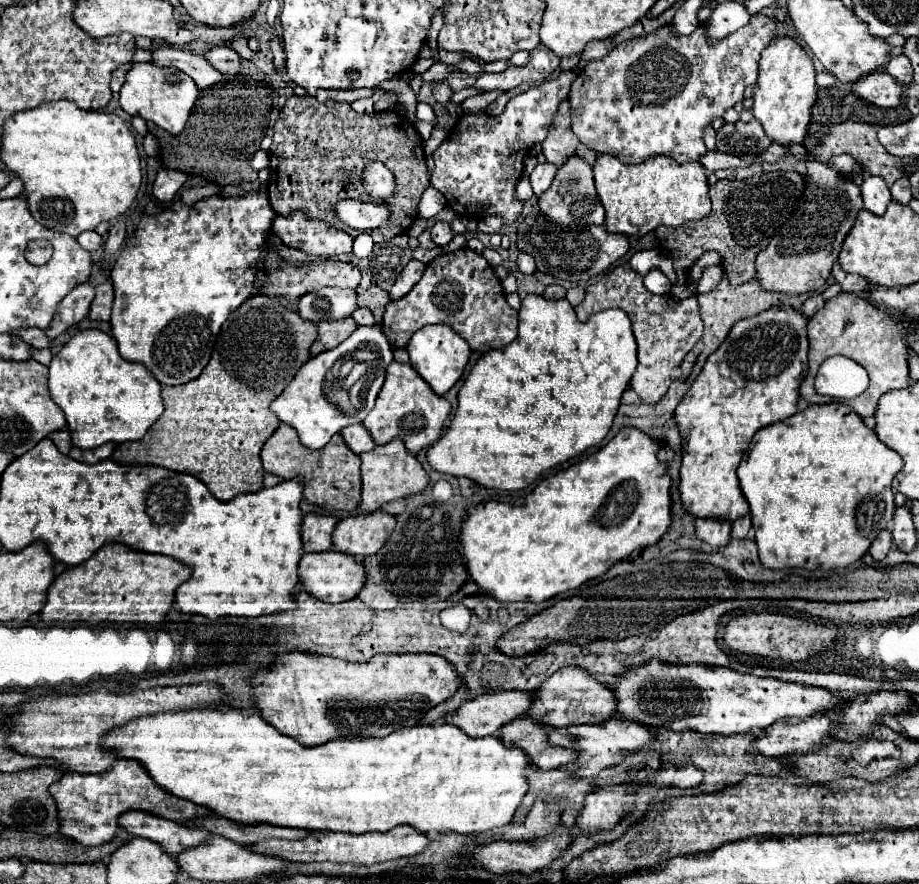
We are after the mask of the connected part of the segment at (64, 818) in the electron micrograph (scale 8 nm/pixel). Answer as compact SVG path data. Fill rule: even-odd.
M120 759L108 771L96 775L64 773L58 783L50 785L50 793L58 805L62 833L80 841L86 847L102 845L114 839L116 831L120 829L120 815L132 809L154 813L178 823L188 823L210 813L206 807L194 805L188 799L178 799L176 795L170 795L168 791L158 787L146 767L134 759Z

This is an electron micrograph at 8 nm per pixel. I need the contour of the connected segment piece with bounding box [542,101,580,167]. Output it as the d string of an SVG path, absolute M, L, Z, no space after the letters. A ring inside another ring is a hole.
M562 101L554 117L554 123L550 125L546 139L542 141L542 155L556 167L564 165L574 155L580 143L576 135L570 131L570 123L570 103Z

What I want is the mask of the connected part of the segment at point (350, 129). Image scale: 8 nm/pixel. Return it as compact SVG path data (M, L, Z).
M294 95L286 101L274 123L268 199L278 215L302 211L308 219L324 221L336 229L343 229L355 239L360 231L342 225L334 215L334 205L338 199L360 199L360 173L368 159L382 161L396 177L396 191L388 199L388 225L365 231L372 235L374 243L384 243L412 227L418 217L420 195L430 185L418 131L402 113L380 111L360 115L344 101L328 99L318 103L316 97Z

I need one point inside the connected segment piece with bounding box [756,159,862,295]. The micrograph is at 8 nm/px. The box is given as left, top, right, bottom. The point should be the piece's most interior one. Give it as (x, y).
(798, 260)

